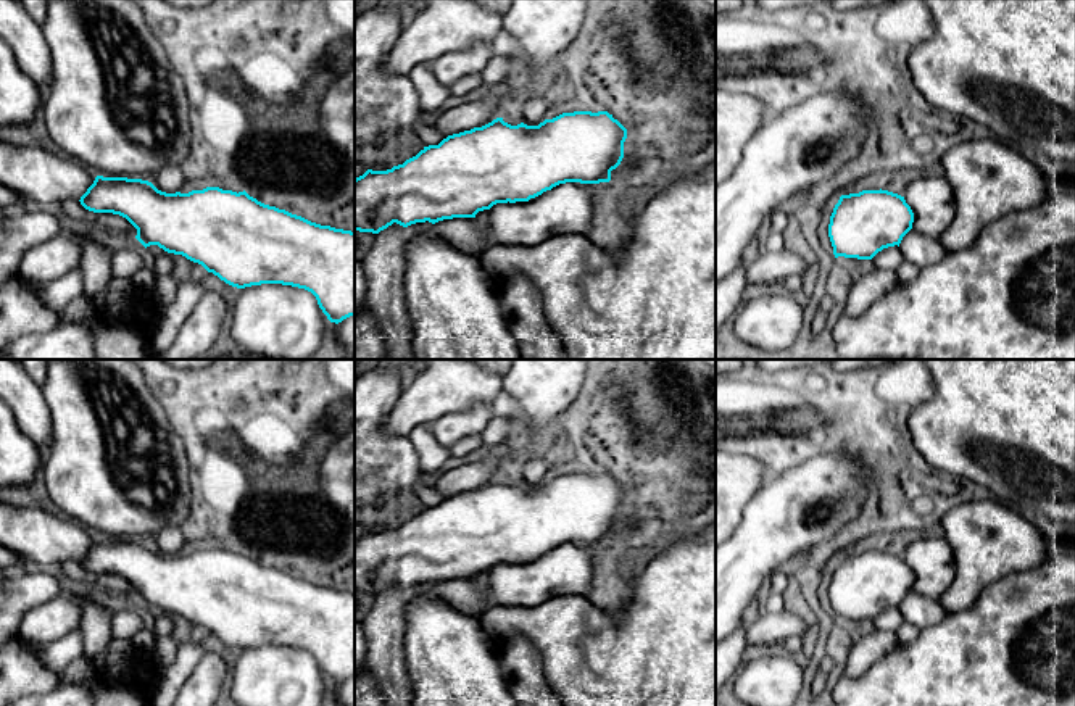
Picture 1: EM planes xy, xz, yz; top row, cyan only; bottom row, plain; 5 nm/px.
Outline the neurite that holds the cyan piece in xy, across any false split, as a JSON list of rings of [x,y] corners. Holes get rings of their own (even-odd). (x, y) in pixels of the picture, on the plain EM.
[[[97,537],[81,558],[93,574],[126,579],[147,609],[158,606],[201,625],[226,645],[245,650],[282,645],[311,653],[330,683],[355,677],[355,593],[321,587],[285,571],[264,566],[243,553],[206,548],[189,554],[166,554],[151,543]]]

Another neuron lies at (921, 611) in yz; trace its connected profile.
[[[911,590],[899,604],[904,622],[924,630],[946,617],[946,609],[938,598],[928,598]]]

